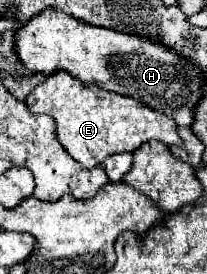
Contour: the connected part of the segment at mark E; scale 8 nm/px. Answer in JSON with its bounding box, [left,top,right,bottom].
[26,71,182,169]

